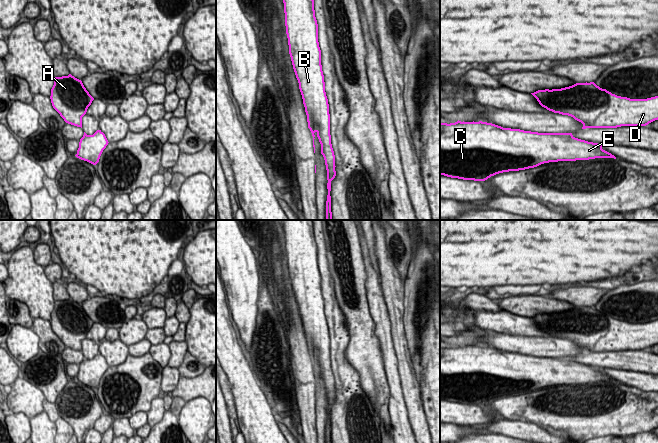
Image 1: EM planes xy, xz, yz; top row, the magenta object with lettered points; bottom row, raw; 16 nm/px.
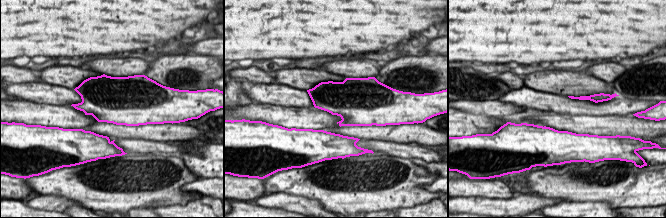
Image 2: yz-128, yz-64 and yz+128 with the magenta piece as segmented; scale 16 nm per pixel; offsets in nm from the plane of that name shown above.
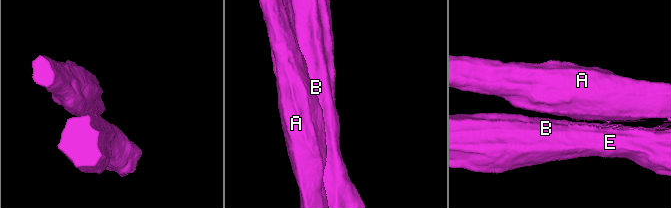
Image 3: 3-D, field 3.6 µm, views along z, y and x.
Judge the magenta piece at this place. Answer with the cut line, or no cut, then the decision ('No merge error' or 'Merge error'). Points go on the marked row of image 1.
Split along yz (546, 133), (572, 137). Merge error

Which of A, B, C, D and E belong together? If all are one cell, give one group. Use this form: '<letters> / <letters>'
A D / B C E

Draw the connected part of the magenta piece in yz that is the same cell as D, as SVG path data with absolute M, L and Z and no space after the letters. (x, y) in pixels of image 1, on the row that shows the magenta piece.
M594 82L531 94L547 110L581 122L582 129L646 126L658 120L658 96L630 99L612 94Z

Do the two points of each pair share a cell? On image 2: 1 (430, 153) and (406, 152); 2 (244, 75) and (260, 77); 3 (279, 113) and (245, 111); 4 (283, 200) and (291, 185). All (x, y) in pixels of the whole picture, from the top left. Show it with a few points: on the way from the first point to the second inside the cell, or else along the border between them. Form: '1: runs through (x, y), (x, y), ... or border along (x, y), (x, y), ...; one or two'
1: runs through (424, 153), (412, 152); one
2: runs through (248, 75), (256, 75); one
3: runs through (271, 113), (253, 111); one
4: border along (266, 193), (285, 192), (306, 196), (310, 199); two

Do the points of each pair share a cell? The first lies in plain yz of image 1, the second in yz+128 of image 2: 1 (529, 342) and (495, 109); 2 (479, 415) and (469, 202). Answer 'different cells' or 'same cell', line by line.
1: different cells
2: different cells

